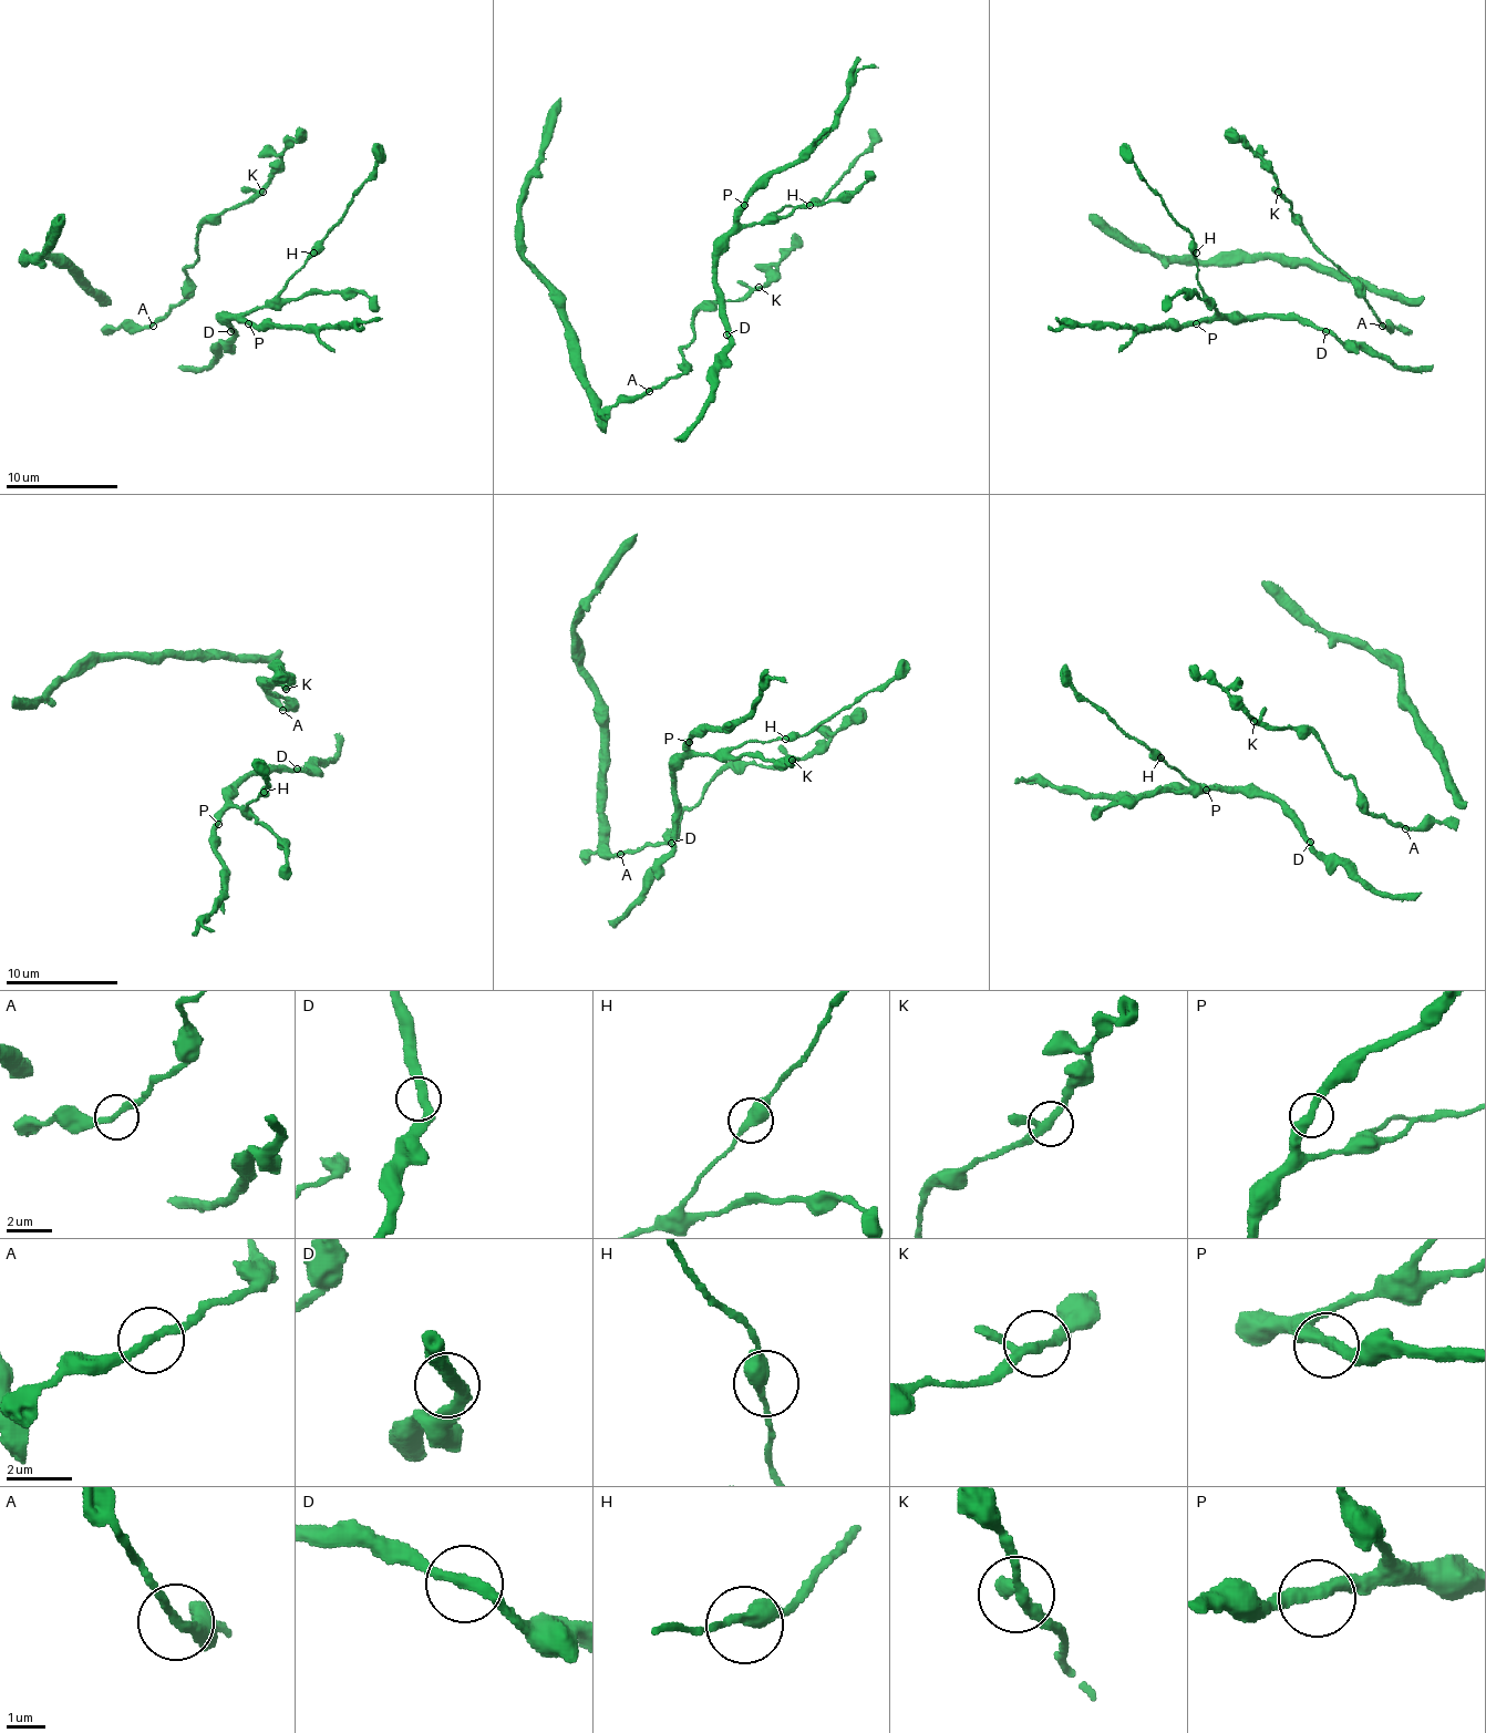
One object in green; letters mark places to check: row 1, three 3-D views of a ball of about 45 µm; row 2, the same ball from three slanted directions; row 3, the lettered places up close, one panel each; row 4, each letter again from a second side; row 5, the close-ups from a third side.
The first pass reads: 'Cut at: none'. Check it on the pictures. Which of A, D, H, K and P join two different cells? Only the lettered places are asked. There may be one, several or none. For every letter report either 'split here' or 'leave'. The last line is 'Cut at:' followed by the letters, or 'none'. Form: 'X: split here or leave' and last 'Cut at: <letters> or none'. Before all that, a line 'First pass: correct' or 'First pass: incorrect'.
First pass: correct
A: leave
D: leave
H: leave
K: leave
P: leave
Cut at: none

